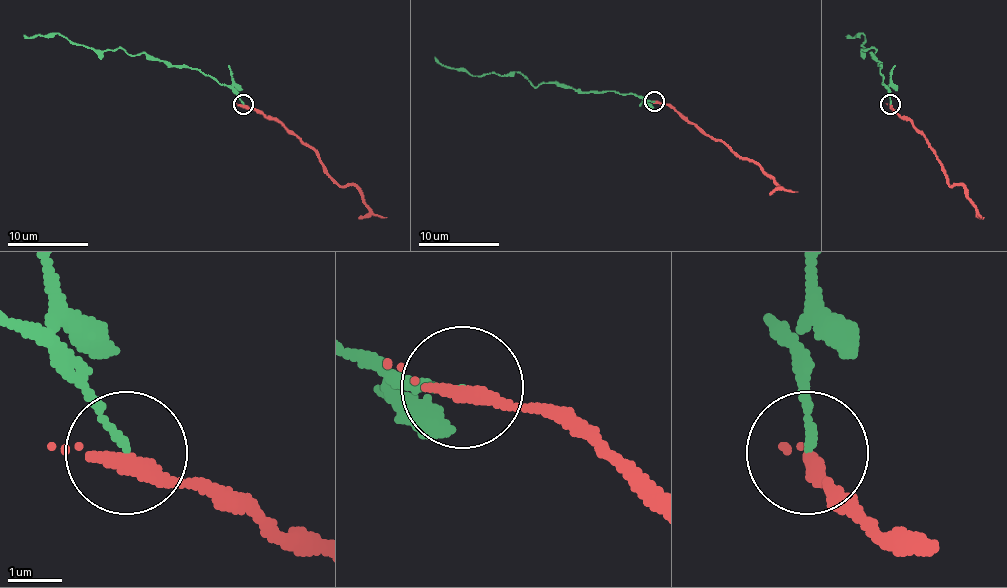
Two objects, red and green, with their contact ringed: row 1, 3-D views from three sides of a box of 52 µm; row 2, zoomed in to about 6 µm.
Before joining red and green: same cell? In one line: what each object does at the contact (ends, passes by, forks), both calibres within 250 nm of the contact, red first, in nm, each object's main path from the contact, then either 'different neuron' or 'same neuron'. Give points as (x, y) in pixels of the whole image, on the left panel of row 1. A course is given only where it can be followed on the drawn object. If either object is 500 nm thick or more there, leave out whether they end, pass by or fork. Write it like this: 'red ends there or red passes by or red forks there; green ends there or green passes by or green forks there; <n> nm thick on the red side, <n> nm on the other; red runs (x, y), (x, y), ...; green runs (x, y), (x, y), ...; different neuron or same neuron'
red ends there; green ends there; 340 nm thick on the red side, 120 nm on the other; red runs (243, 105), (261, 111), (293, 131), (340, 185), (354, 185), (370, 210), (386, 218); green runs (243, 105), (233, 91), (196, 69), (168, 67), (144, 52), (88, 48), (53, 34), (23, 36); different neuron

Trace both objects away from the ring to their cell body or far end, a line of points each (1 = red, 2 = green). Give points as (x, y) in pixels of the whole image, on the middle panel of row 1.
1: (654, 100), (672, 106), (730, 151), (747, 157), (781, 187), (797, 191)
2: (654, 100), (607, 90), (579, 92), (555, 82), (535, 86), (519, 72), (472, 76), (442, 66), (434, 56)

